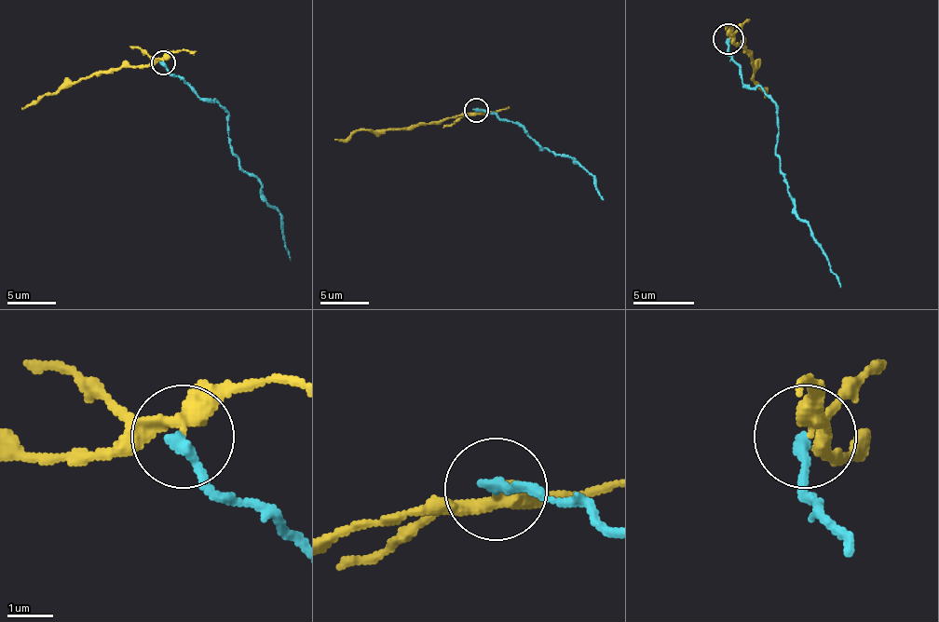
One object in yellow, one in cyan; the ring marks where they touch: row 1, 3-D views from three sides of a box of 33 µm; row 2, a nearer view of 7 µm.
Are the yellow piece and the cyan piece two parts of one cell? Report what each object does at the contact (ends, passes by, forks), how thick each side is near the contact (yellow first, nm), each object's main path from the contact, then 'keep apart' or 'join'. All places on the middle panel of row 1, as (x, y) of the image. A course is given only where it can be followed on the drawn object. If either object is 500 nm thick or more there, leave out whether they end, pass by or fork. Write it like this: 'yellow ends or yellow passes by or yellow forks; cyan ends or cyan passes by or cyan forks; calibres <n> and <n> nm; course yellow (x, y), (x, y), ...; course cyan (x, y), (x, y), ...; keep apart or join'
yellow passes by; cyan ends; calibres 360 and 280 nm; course yellow (477, 111), (455, 118), (378, 130), (359, 130), (347, 140), (334, 140); course cyan (477, 111), (510, 120), (523, 128), (539, 150), (545, 147), (578, 162), (592, 176), (603, 200); keep apart

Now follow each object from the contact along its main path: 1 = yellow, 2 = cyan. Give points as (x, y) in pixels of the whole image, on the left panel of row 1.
1: (164, 61), (152, 59), (142, 66), (120, 66), (65, 81), (53, 93), (46, 93), (21, 110)
2: (164, 61), (197, 95), (224, 110), (232, 154), (258, 180), (265, 199), (279, 213), (290, 260)

